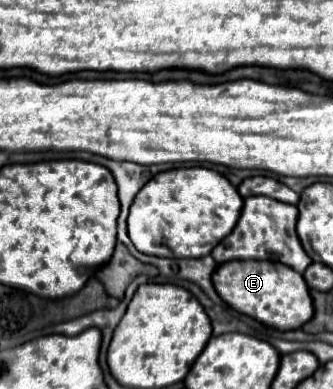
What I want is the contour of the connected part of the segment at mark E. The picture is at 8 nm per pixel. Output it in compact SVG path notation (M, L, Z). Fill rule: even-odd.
M233 260L217 266L213 284L219 296L237 312L255 318L275 330L297 330L313 316L309 286L303 276L281 262L267 260Z

